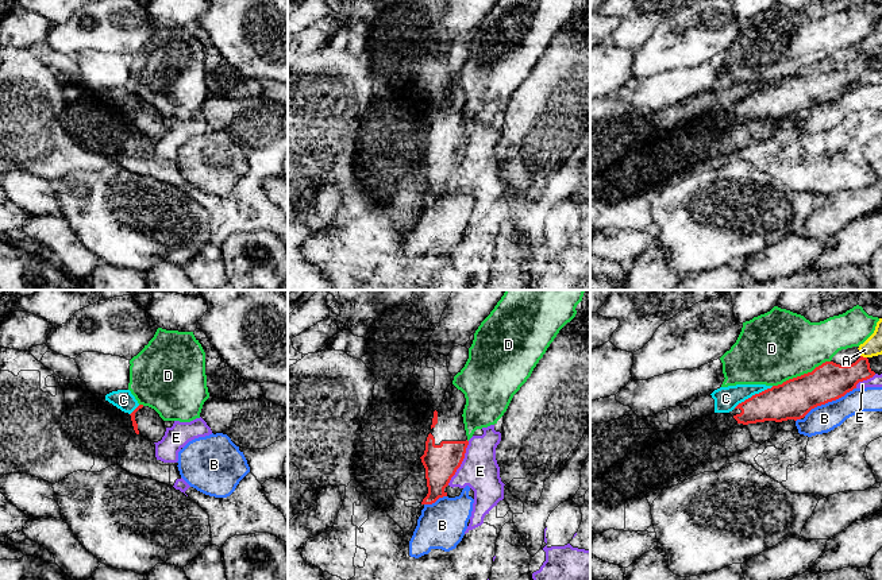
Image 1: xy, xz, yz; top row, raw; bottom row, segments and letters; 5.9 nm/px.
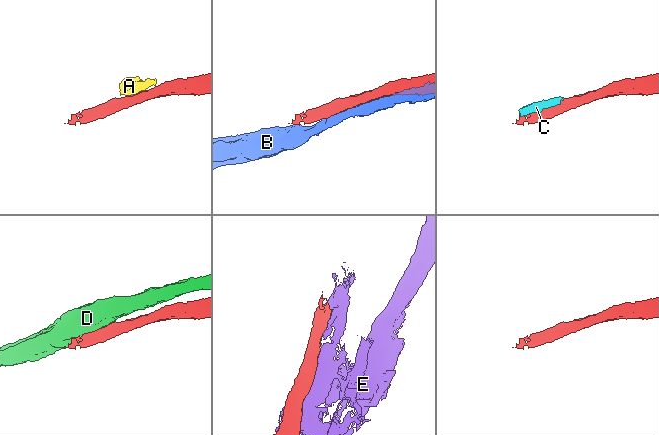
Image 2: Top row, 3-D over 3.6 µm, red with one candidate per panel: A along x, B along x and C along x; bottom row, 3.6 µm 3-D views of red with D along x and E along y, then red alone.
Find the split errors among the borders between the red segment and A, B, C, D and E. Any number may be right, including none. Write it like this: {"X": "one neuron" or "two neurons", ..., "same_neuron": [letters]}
{"A": "two neurons", "B": "two neurons", "C": "two neurons", "D": "two neurons", "E": "two neurons", "same_neuron": []}

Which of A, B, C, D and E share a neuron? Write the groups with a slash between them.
A / B / C / D / E

